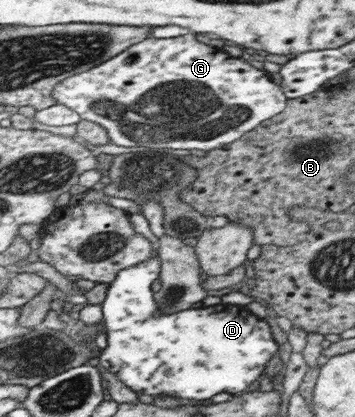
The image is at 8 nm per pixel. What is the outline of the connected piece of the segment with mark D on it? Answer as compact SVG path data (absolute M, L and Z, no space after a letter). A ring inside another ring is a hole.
M152 256L145 262L139 262L135 266L124 268L117 272L114 280L107 286L107 294L105 294L104 300L100 303L102 312L102 322L106 330L106 346L105 348L97 351L97 362L99 366L103 368L104 372L109 372L115 376L115 378L121 381L125 386L129 386L129 390L133 390L135 394L149 394L149 396L159 396L159 394L165 394L165 396L175 396L175 398L187 398L187 400L207 400L215 394L221 394L221 392L227 392L227 394L237 394L237 392L244 392L245 388L255 382L259 378L259 374L263 372L265 364L269 362L269 358L277 352L277 344L273 342L271 338L271 330L269 326L265 324L263 319L250 313L243 305L235 306L231 304L217 304L213 306L202 306L197 308L189 308L189 310L183 310L183 312L175 312L175 314L156 314L152 306L151 297L146 293L148 285L158 278L160 270L160 260L157 256Z

